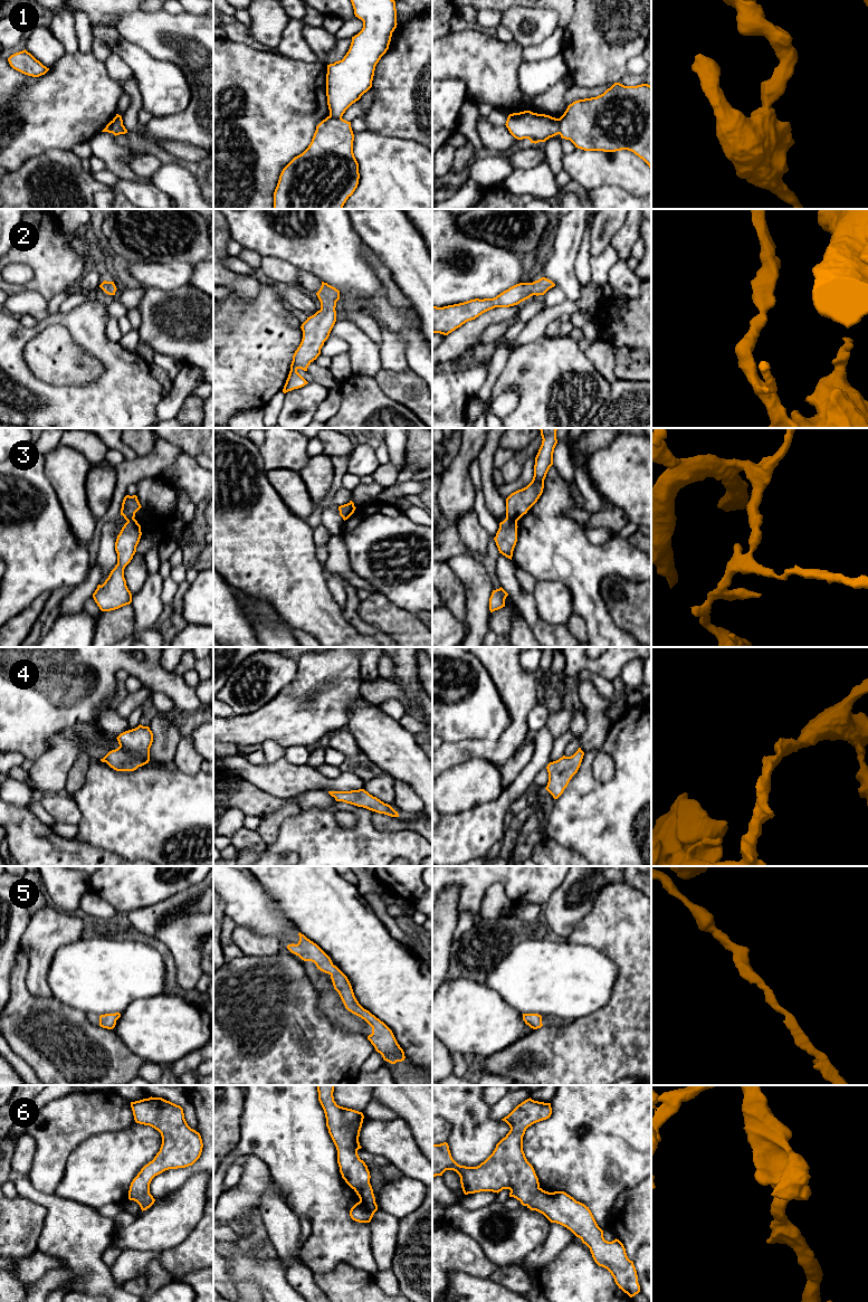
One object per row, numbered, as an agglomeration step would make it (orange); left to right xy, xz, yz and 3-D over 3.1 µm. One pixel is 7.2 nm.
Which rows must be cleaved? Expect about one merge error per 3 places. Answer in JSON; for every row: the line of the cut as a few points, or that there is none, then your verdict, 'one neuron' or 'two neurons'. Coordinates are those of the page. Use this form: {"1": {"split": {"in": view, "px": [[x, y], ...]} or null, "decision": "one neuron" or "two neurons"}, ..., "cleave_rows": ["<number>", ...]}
{"1": {"split": {"in": "yz", "px": [[560, 119], [559, 133]]}, "decision": "two neurons"}, "2": {"split": null, "decision": "one neuron"}, "3": {"split": {"in": "yz", "px": [[506, 516], [516, 523]]}, "decision": "two neurons"}, "4": {"split": null, "decision": "one neuron"}, "5": {"split": null, "decision": "one neuron"}, "6": {"split": null, "decision": "one neuron"}, "cleave_rows": ["1", "3"]}

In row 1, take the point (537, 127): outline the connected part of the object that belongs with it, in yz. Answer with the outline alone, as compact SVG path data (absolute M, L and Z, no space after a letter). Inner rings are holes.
M524 111L509 114L505 125L515 139L528 139L536 144L560 134L559 122L550 115Z

